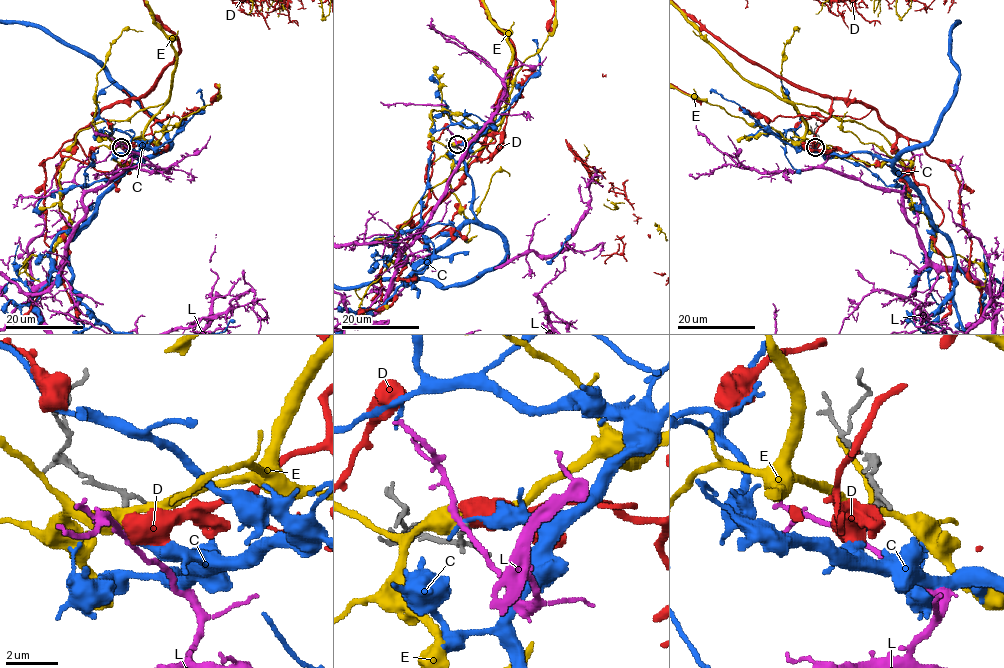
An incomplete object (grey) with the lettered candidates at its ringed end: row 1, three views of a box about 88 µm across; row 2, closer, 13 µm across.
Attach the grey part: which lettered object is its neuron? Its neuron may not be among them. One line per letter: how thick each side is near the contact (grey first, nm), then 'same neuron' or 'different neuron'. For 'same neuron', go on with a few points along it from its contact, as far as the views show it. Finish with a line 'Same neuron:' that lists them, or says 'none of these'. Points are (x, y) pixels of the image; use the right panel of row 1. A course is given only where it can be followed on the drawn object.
C: 200/180 nm | different neuron
D: 220/900 nm | different neuron
E: 240/550 nm | different neuron
L: 200/190 nm | different neuron
Same neuron: none of these

